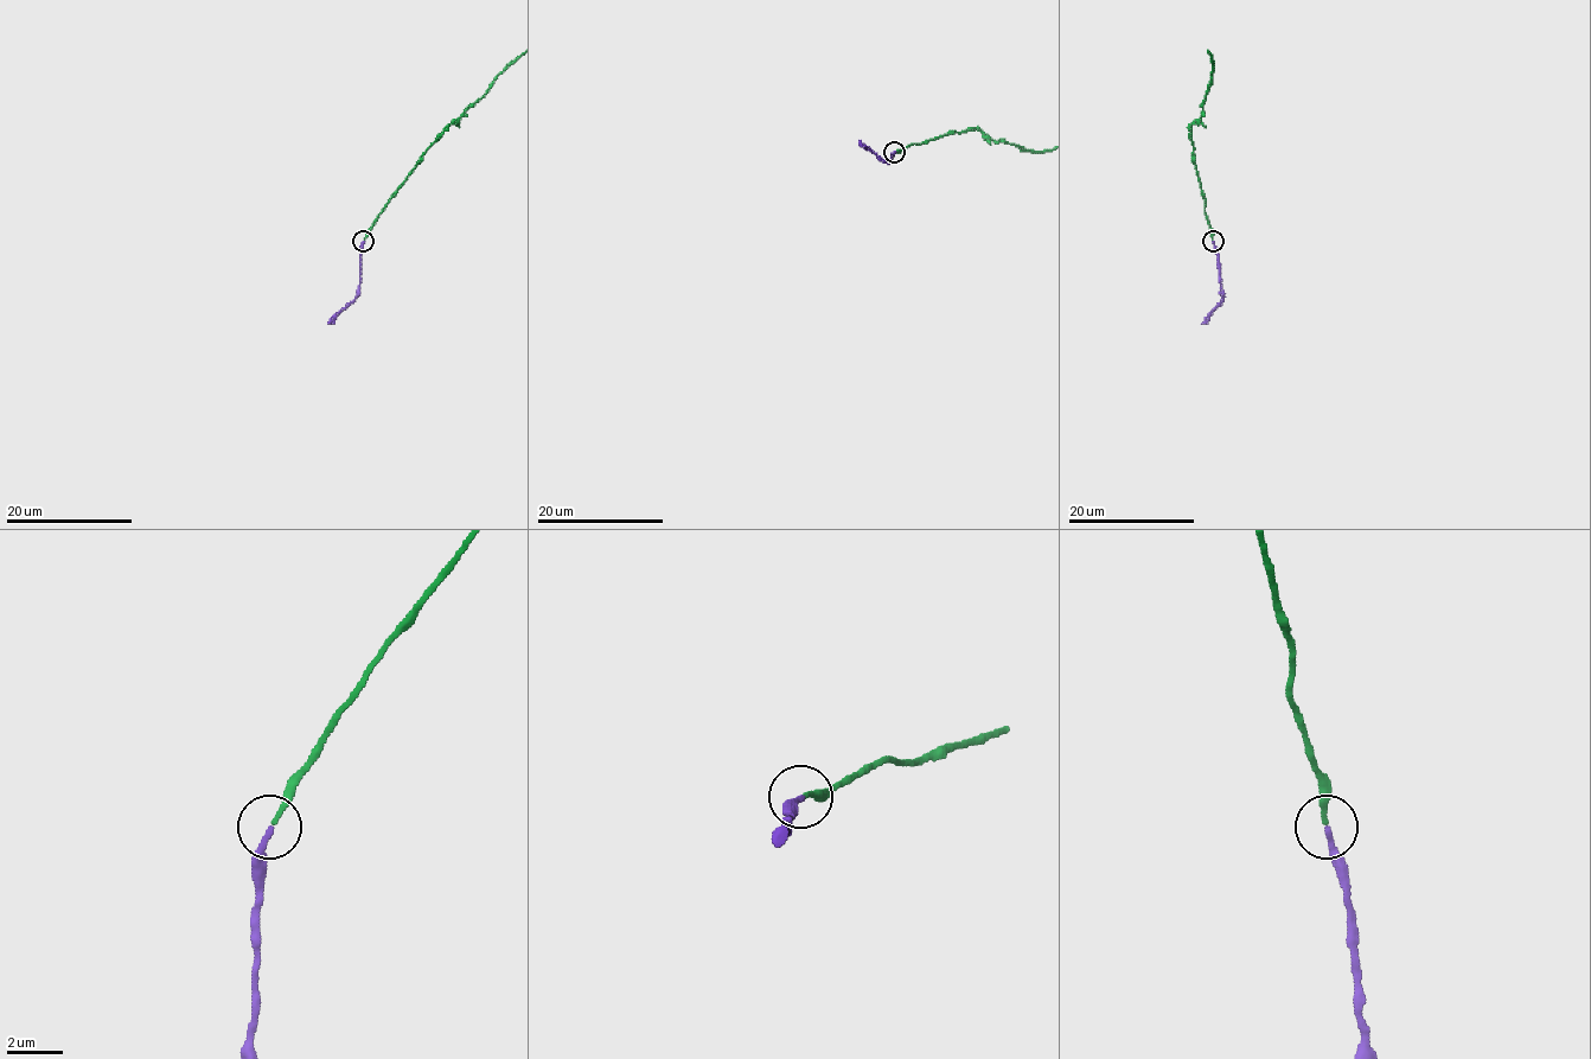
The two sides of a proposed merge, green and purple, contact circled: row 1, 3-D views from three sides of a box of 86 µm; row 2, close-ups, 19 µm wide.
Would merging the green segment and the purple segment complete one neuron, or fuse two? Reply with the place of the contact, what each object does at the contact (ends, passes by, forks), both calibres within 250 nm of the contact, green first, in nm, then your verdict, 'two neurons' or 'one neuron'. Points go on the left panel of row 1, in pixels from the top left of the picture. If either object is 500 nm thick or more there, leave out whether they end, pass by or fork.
place (363, 241); green ends; purple ends; calibres 180 and 200 nm; one neuron

